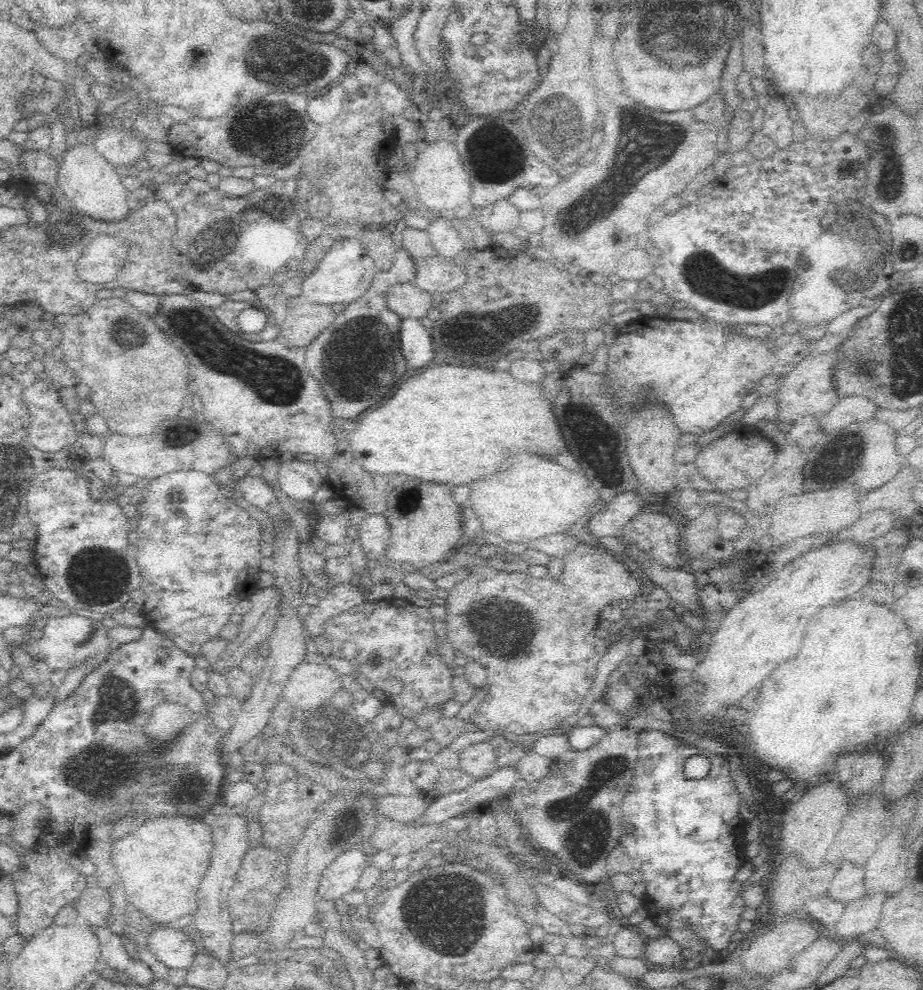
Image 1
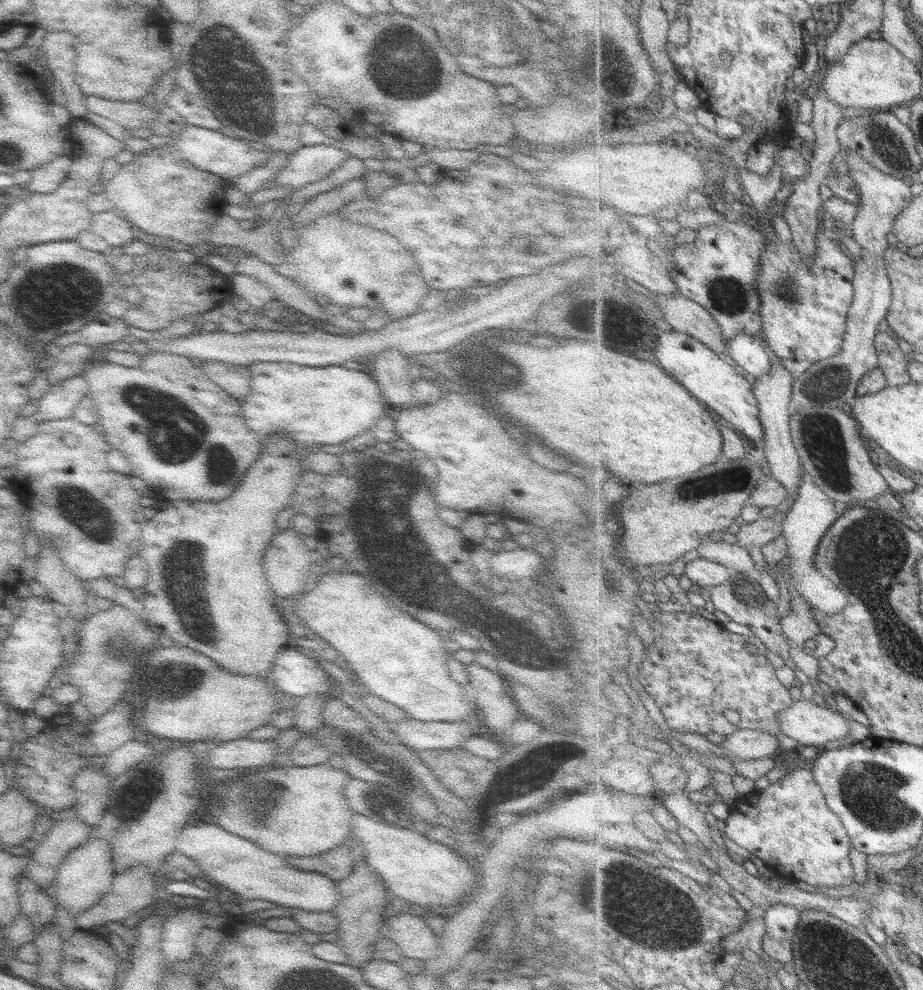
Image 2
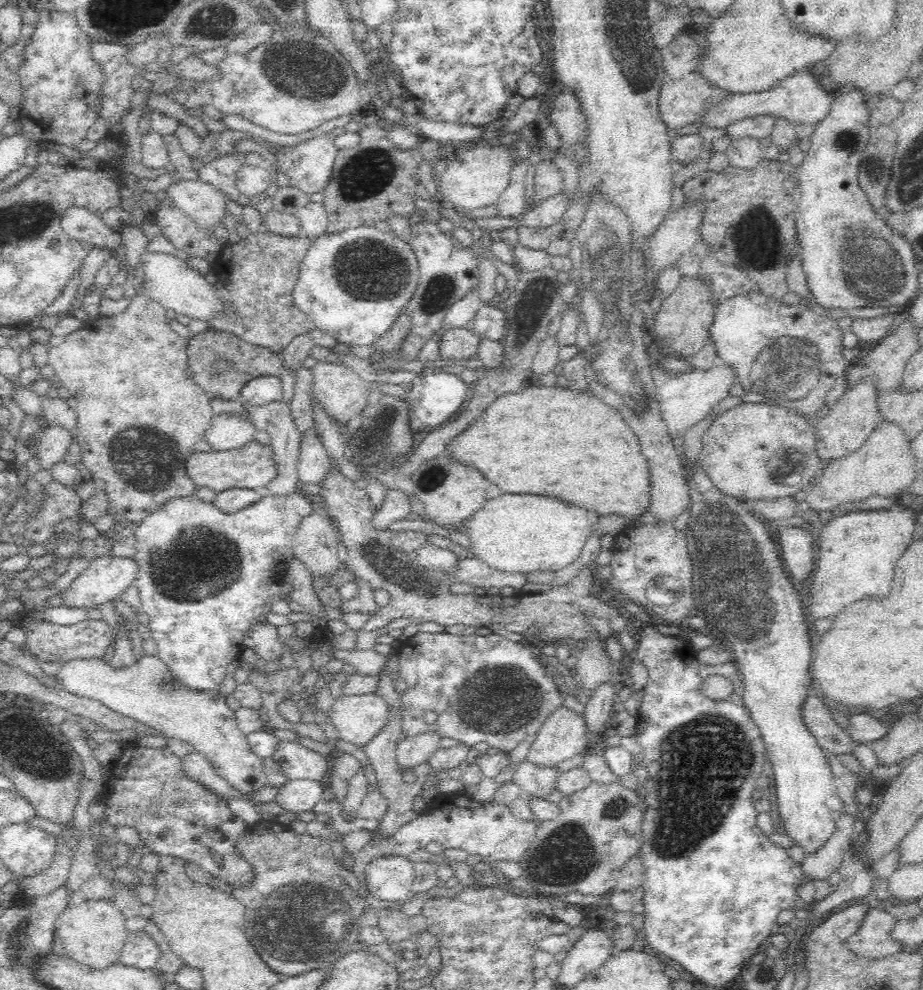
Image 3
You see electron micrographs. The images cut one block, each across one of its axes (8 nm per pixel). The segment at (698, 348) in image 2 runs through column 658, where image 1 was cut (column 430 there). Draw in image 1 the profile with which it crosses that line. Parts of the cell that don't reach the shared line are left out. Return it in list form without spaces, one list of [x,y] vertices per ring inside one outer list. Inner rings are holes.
[[[406,317],[400,319],[399,324],[399,341],[400,341],[400,350],[402,350],[402,356],[405,359],[405,365],[407,368],[412,368],[412,370],[418,370],[418,368],[425,367],[428,364],[434,363],[434,360],[430,360],[432,358],[432,354],[436,354],[434,358],[438,358],[438,353],[434,352],[434,347],[432,347],[432,342],[430,342],[430,334],[428,334],[428,330],[420,324],[420,320],[414,317]]]

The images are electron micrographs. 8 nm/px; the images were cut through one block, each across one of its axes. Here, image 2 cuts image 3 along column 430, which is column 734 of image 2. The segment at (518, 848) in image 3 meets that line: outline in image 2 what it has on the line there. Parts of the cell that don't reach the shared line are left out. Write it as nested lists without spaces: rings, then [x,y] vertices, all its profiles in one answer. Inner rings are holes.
[[[804,764],[793,769],[768,787],[749,793],[735,801],[730,815],[724,820],[724,836],[759,857],[765,871],[774,872],[790,882],[805,882],[811,886],[845,886],[853,883],[855,872],[851,866],[852,841],[838,814],[827,804],[826,795],[819,786],[813,766]]]

